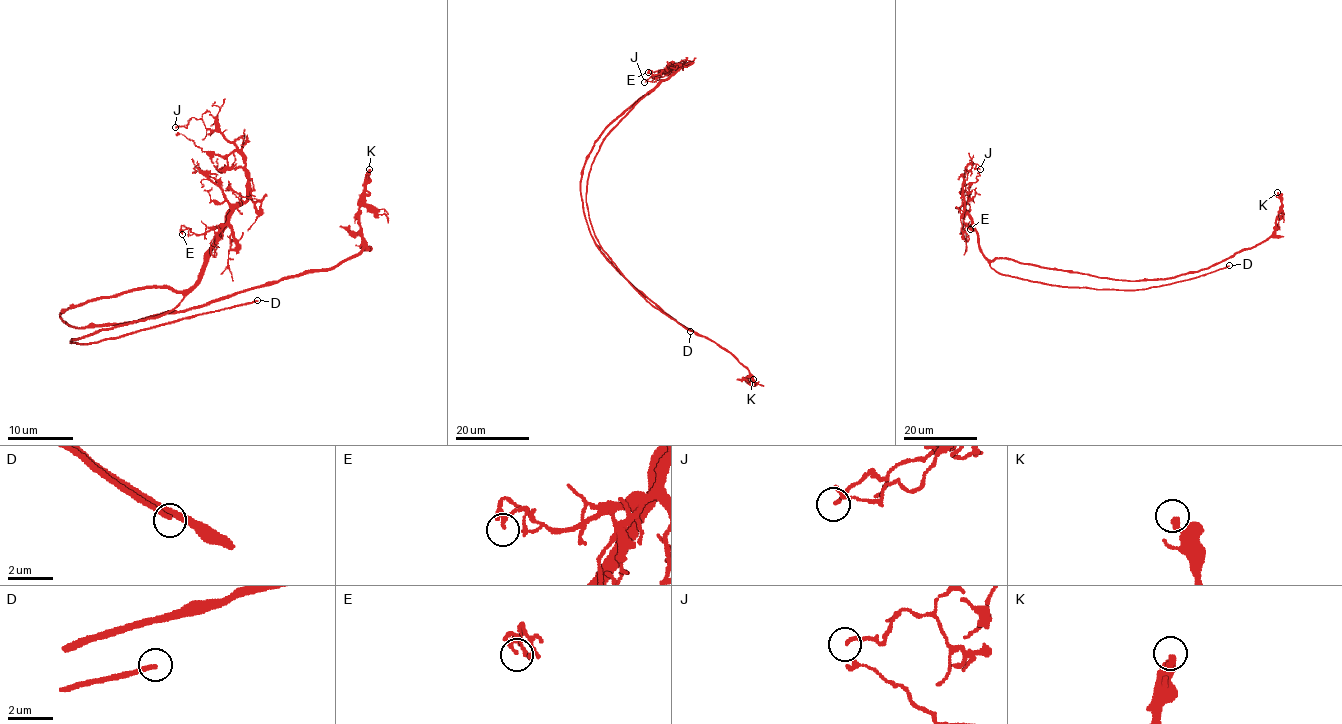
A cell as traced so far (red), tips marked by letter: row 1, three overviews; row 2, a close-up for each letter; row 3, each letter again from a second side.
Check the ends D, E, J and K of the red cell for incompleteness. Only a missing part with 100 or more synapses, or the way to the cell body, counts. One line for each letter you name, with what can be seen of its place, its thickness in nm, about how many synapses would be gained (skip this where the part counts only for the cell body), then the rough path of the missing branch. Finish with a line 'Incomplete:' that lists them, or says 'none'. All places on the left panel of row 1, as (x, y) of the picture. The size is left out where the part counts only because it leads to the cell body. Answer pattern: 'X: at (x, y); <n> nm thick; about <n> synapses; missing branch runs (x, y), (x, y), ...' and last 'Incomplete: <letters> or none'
D: at (257, 300); 200 nm thick; missing branch runs (257, 300), (287, 297), (354, 272), (393, 267), (425, 241), (430, 254), (439, 261)
Incomplete: D

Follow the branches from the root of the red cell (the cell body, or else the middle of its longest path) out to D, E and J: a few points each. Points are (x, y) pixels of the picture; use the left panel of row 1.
D: (95, 300), (150, 287), (168, 287), (183, 297), (159, 316), (106, 328), (70, 343), (98, 343), (257, 300)
E: (95, 300), (150, 287), (188, 290), (234, 208), (223, 224), (201, 234), (185, 228), (182, 234)
J: (95, 300), (150, 287), (188, 290), (224, 219), (246, 200), (244, 155), (201, 119), (175, 127)

